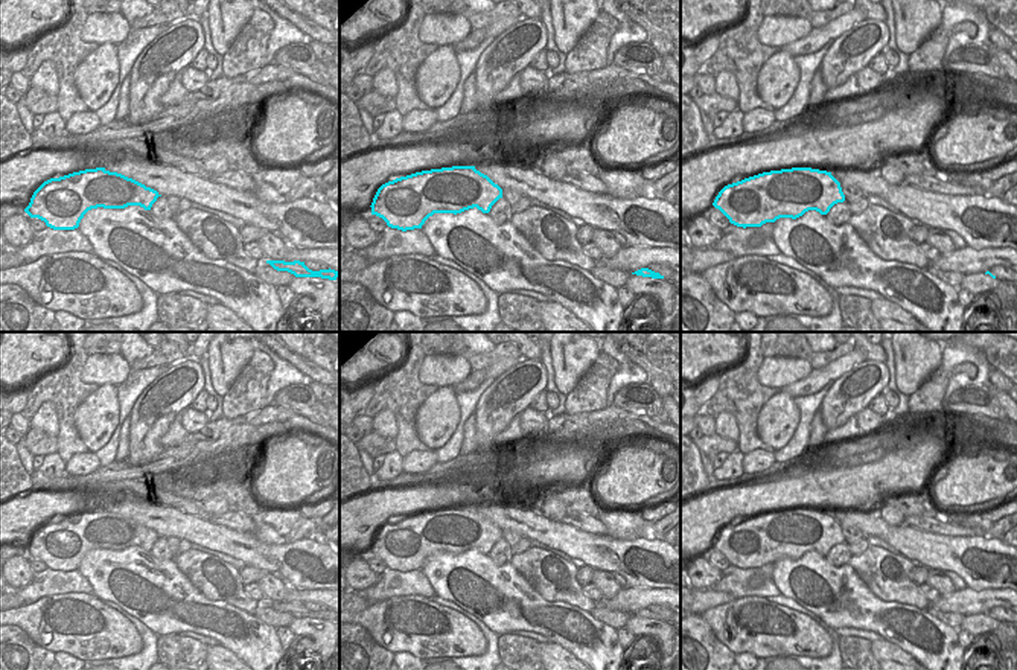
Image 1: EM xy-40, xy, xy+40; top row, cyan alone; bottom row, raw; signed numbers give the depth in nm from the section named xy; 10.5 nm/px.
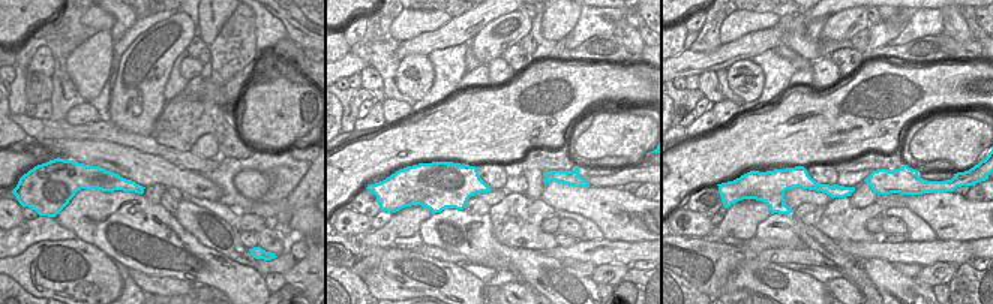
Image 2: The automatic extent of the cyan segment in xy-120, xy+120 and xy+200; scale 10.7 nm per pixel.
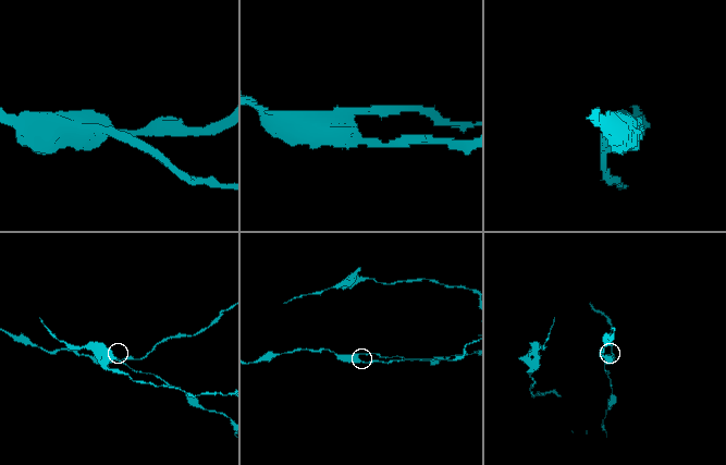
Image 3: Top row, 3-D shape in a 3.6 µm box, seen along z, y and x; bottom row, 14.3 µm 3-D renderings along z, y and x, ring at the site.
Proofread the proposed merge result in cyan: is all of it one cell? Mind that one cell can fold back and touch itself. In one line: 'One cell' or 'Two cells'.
Two cells.

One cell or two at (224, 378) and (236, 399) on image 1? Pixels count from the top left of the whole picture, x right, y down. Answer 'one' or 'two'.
two

